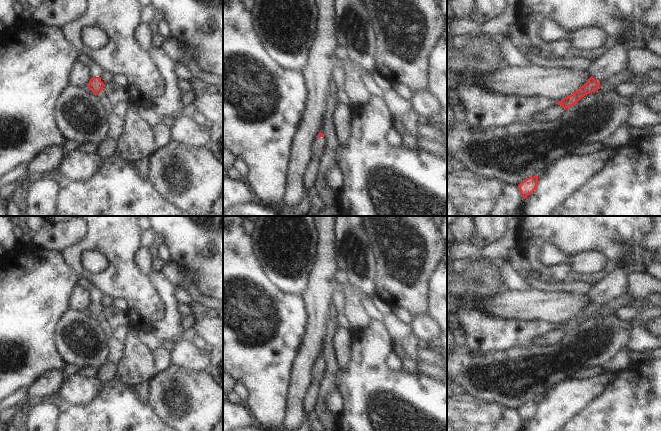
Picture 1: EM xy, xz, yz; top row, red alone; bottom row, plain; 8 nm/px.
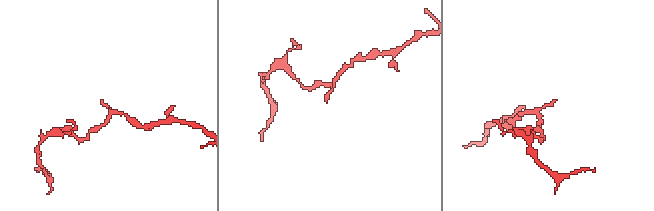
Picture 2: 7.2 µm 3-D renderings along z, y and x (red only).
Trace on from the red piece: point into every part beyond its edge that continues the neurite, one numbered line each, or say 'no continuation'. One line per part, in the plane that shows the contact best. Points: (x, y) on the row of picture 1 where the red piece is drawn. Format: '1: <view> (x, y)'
1: yz (614, 61)

